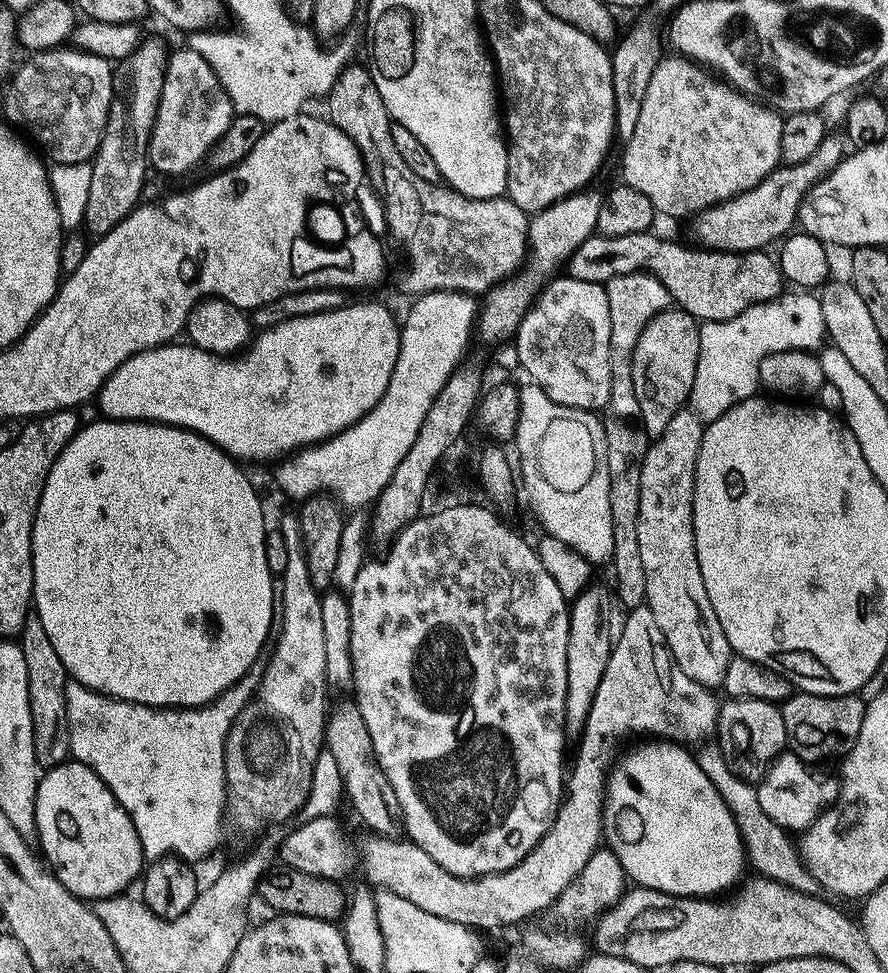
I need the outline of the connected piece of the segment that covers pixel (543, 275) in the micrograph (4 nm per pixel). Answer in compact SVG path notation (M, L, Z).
M585 190L577 192L575 196L567 196L562 202L550 206L546 210L535 213L528 221L528 250L529 257L524 268L520 270L511 279L504 281L497 288L493 288L487 296L483 297L482 307L478 312L478 336L488 344L503 345L511 341L518 329L520 329L525 314L532 308L536 297L540 295L543 288L547 285L551 275L565 267L572 255L588 241L591 236L597 235L596 227L598 226L598 214L602 214L604 205L604 196L601 193Z

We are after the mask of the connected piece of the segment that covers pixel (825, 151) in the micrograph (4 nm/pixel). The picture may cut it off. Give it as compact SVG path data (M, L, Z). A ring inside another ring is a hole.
M825 136L818 154L806 162L775 168L754 190L701 212L691 221L695 243L710 252L763 252L771 249L775 240L783 241L797 227L800 207L812 187L826 179L846 158L846 140L840 136Z

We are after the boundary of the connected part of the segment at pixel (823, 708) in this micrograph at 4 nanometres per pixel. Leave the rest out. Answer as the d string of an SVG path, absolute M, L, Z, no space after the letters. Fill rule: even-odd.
M796 694L787 704L783 705L782 711L788 727L788 739L794 745L795 755L805 762L828 760L831 756L838 755L840 751L843 753L845 749L855 744L856 739L862 734L862 726L868 717L868 705L859 695L809 696Z

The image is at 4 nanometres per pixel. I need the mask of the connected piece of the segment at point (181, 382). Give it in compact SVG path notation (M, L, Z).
M351 304L333 312L318 314L310 318L286 320L282 326L261 331L255 337L251 347L247 349L246 355L240 358L245 358L245 360L217 356L211 352L203 352L198 347L189 346L187 343L180 344L181 342L143 352L130 358L104 383L104 388L98 397L98 405L100 404L101 410L105 412L103 415L110 420L166 424L173 428L183 428L189 432L195 432L240 462L276 459L279 461L281 458L291 457L305 448L323 444L325 440L331 440L334 436L341 436L347 428L354 427L358 421L366 418L366 414L370 414L370 410L374 410L374 406L378 406L378 402L382 402L382 398L390 386L390 378L394 378L394 370L398 366L398 354L400 353L401 321L398 316L396 320L395 314L390 309L383 308L380 304Z

